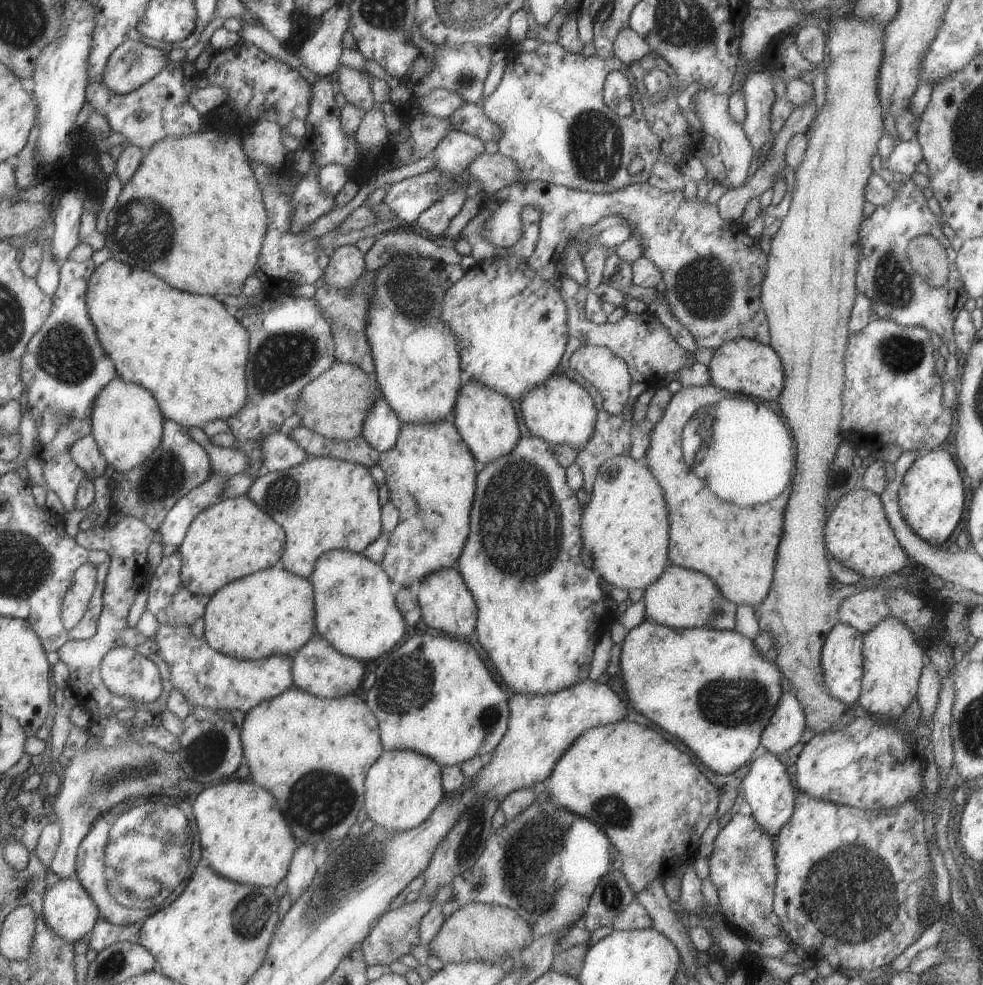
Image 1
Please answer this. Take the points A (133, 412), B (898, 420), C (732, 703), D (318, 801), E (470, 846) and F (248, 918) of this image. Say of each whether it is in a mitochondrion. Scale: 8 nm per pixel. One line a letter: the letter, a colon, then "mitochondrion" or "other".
A: other
B: other
C: mitochondrion
D: mitochondrion
E: mitochondrion
F: mitochondrion

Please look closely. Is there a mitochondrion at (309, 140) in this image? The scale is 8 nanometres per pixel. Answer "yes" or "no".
no

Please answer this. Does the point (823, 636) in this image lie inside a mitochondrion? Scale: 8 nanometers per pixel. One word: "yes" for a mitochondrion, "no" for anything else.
no

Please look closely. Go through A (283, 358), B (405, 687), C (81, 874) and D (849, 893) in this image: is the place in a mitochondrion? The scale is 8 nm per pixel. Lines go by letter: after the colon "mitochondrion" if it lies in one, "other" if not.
A: mitochondrion
B: mitochondrion
C: other
D: mitochondrion

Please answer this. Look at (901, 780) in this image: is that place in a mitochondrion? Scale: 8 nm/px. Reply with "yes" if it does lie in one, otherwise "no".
no

